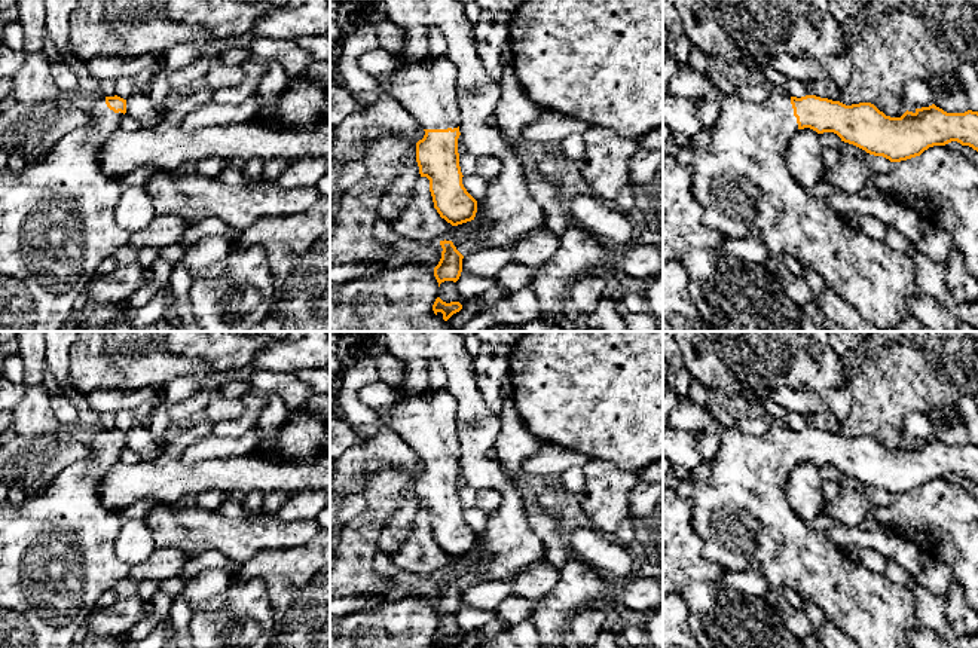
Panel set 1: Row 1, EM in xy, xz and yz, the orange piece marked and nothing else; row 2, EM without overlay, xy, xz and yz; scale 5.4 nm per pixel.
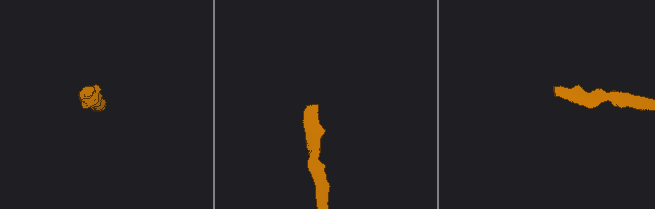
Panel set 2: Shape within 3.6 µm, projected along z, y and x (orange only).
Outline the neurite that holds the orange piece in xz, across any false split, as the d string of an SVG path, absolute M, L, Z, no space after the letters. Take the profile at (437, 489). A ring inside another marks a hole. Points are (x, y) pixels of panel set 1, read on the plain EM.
M447 389L404 397L376 412L418 456L425 468L416 476L421 510L430 513L434 541L452 559L474 553L477 534L462 517L458 471L458 403Z

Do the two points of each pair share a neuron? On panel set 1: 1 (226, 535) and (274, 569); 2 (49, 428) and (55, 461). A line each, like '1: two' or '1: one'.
1: two
2: two

